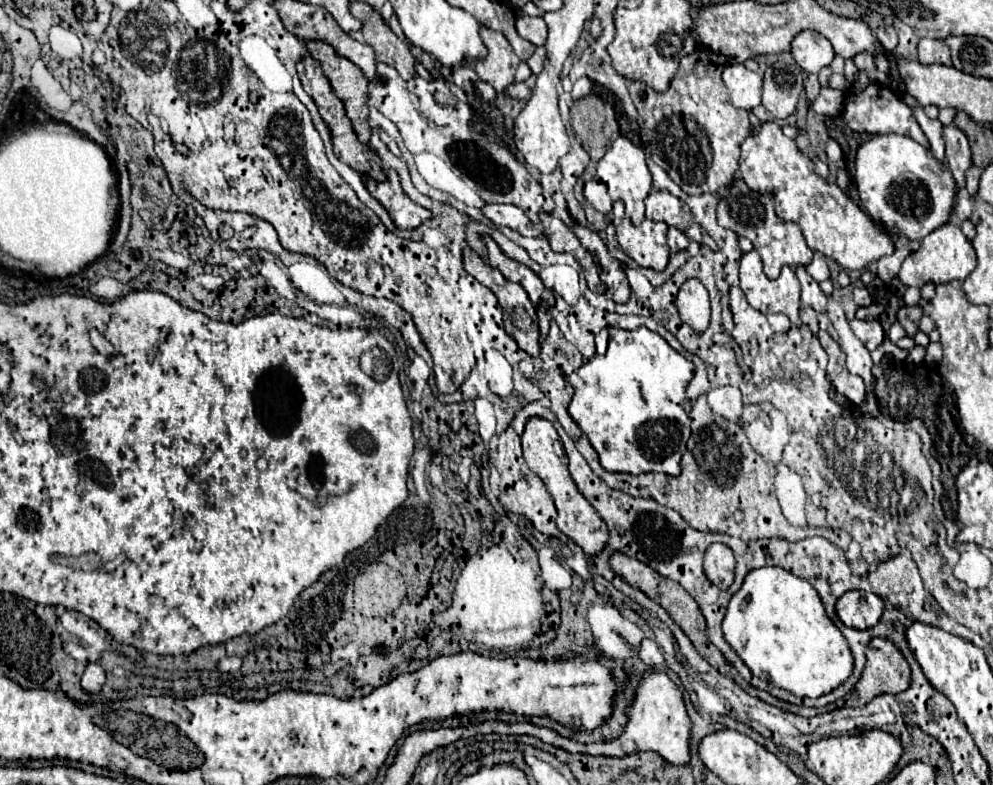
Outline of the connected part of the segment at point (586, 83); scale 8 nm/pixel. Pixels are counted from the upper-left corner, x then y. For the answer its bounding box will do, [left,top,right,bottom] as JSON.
[572,78,592,100]

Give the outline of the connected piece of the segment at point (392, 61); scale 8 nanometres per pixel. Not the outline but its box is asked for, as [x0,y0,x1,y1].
[350,2,416,80]

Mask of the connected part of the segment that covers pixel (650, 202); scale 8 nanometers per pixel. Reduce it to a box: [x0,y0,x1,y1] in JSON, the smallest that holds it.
[646,192,702,244]

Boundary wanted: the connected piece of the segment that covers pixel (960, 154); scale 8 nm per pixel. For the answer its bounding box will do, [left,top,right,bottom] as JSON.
[944,126,972,190]

